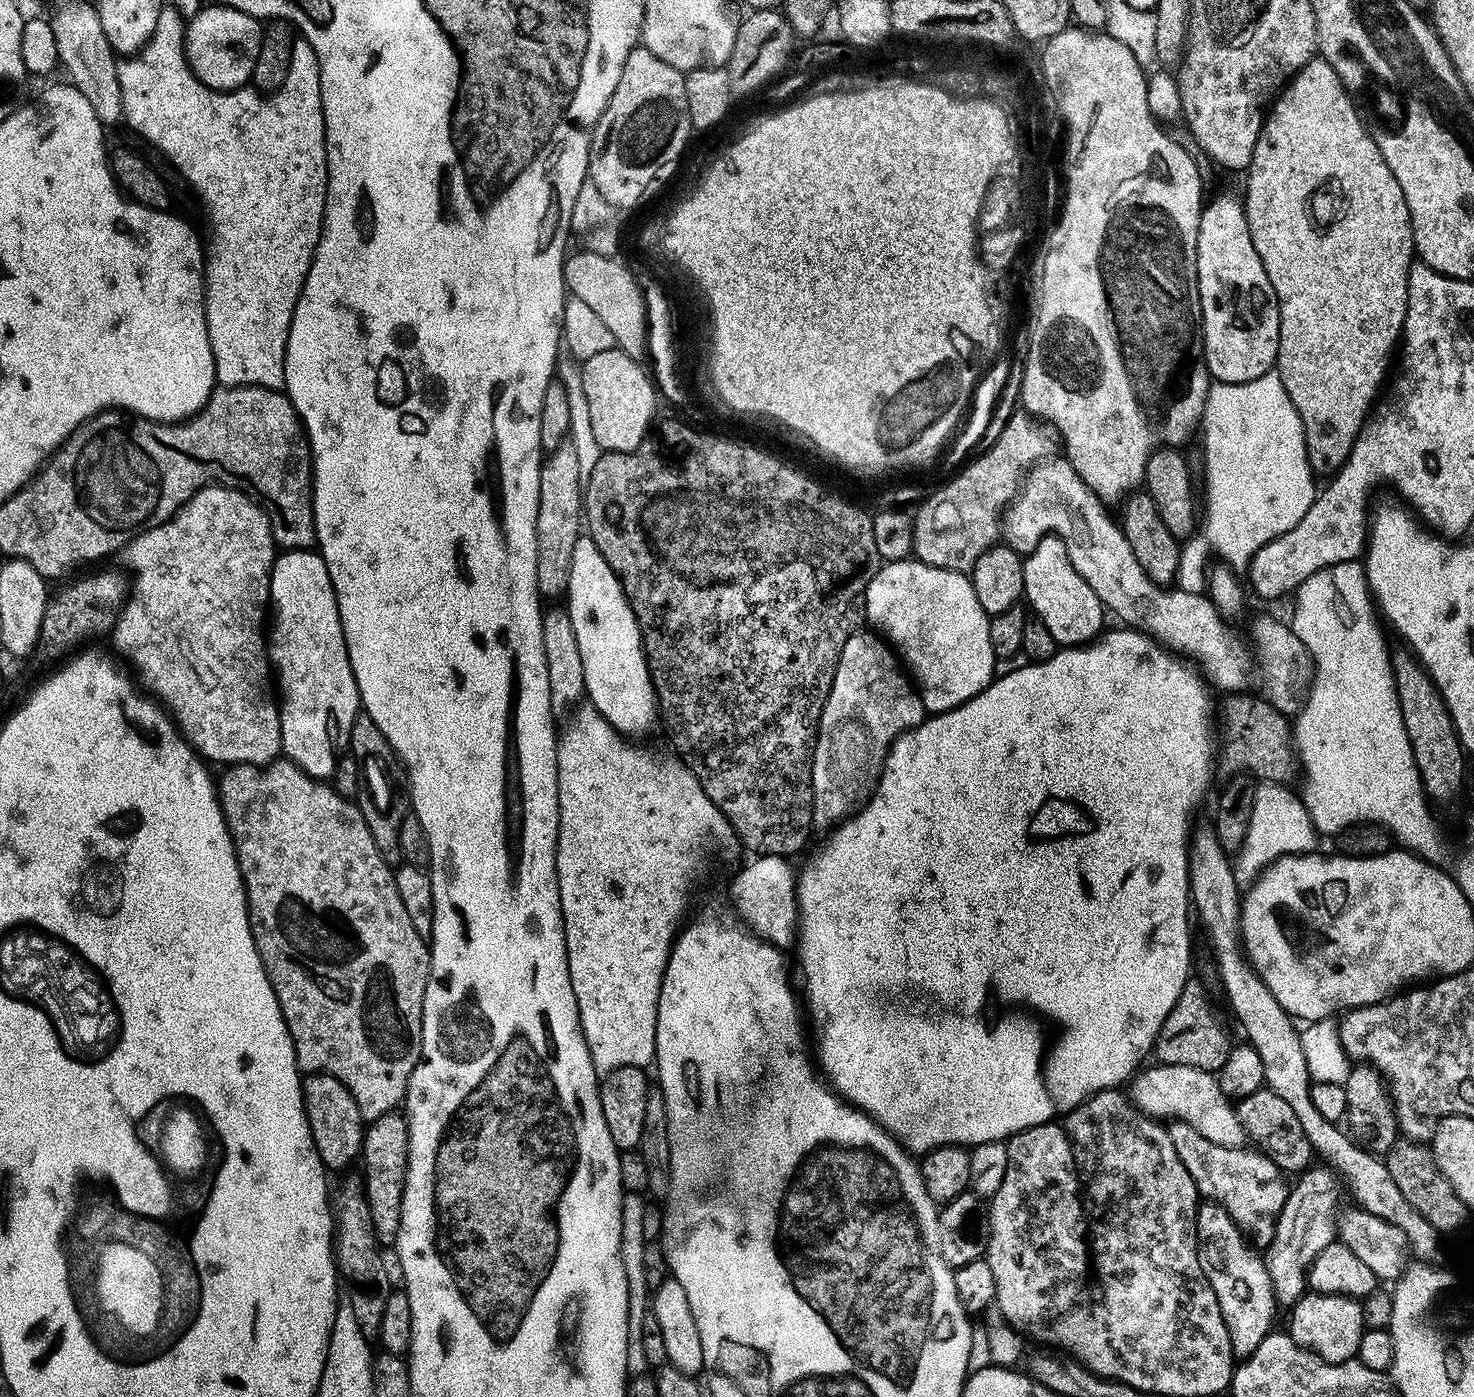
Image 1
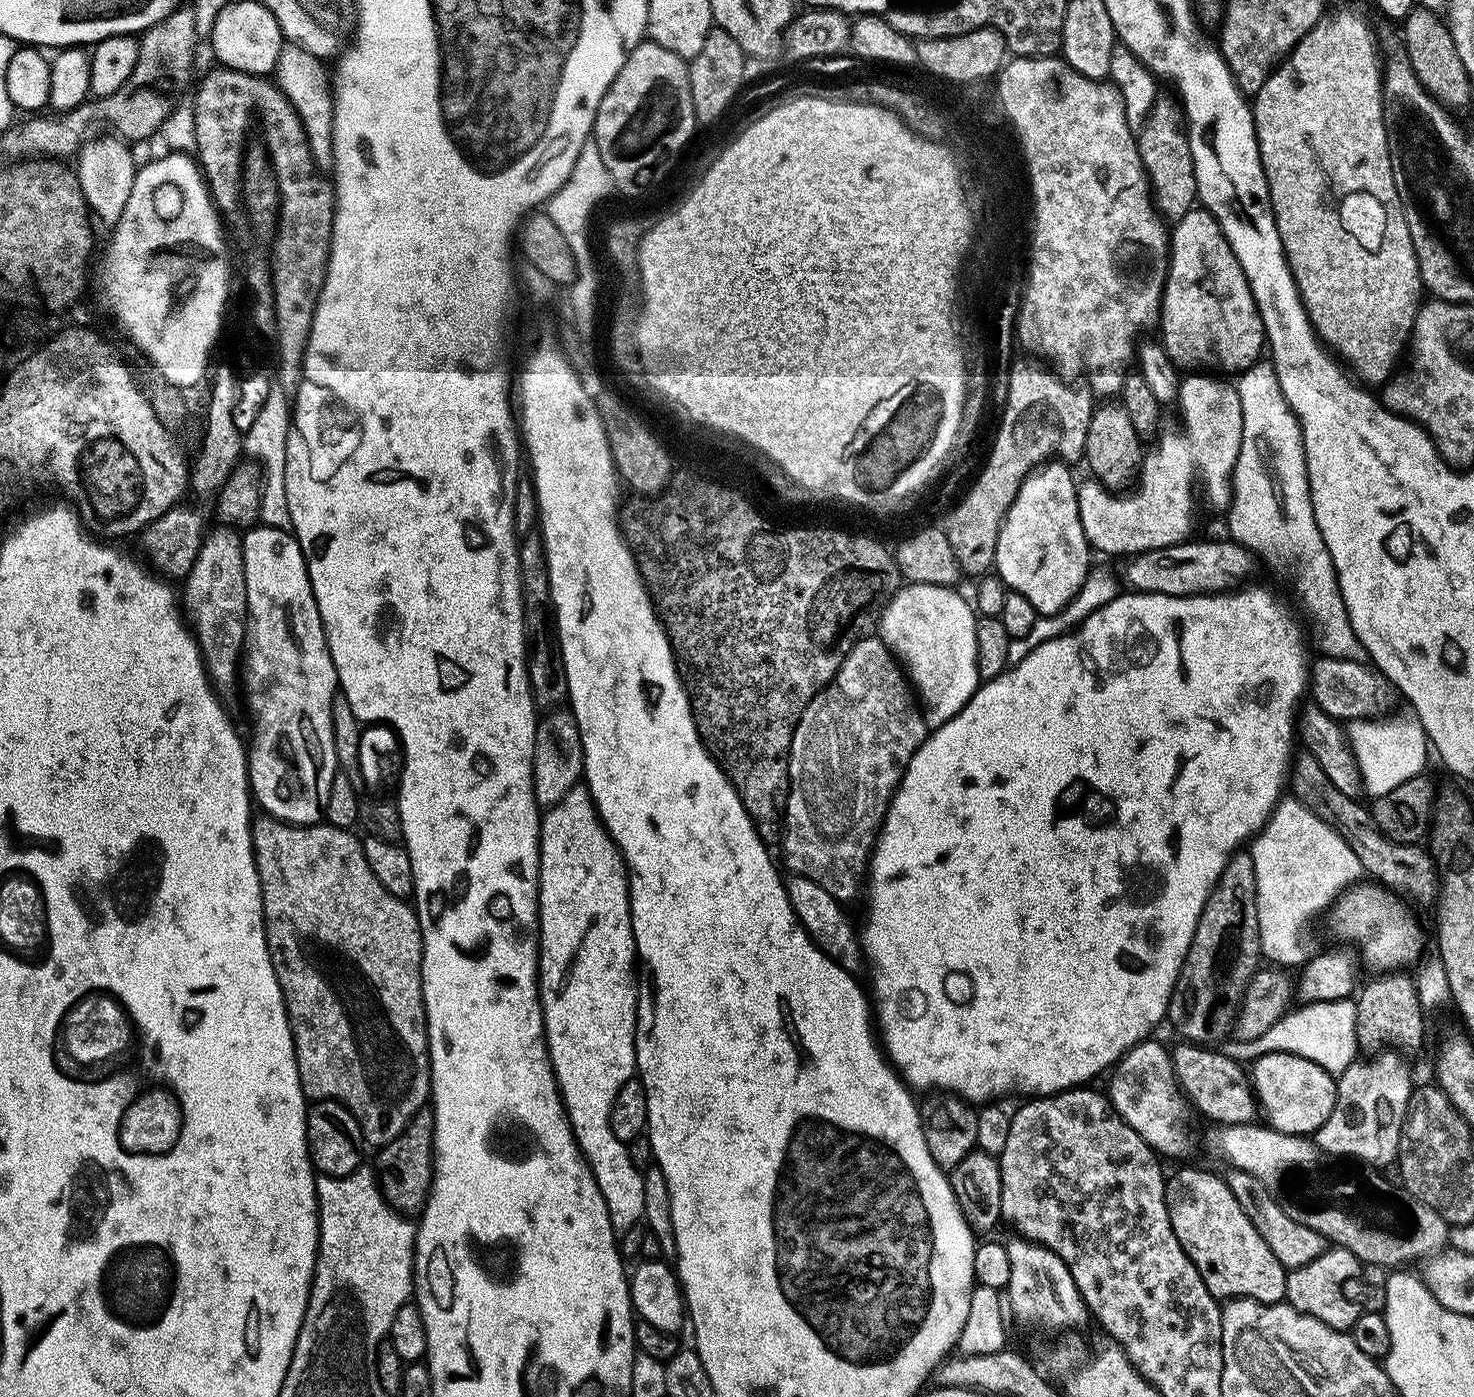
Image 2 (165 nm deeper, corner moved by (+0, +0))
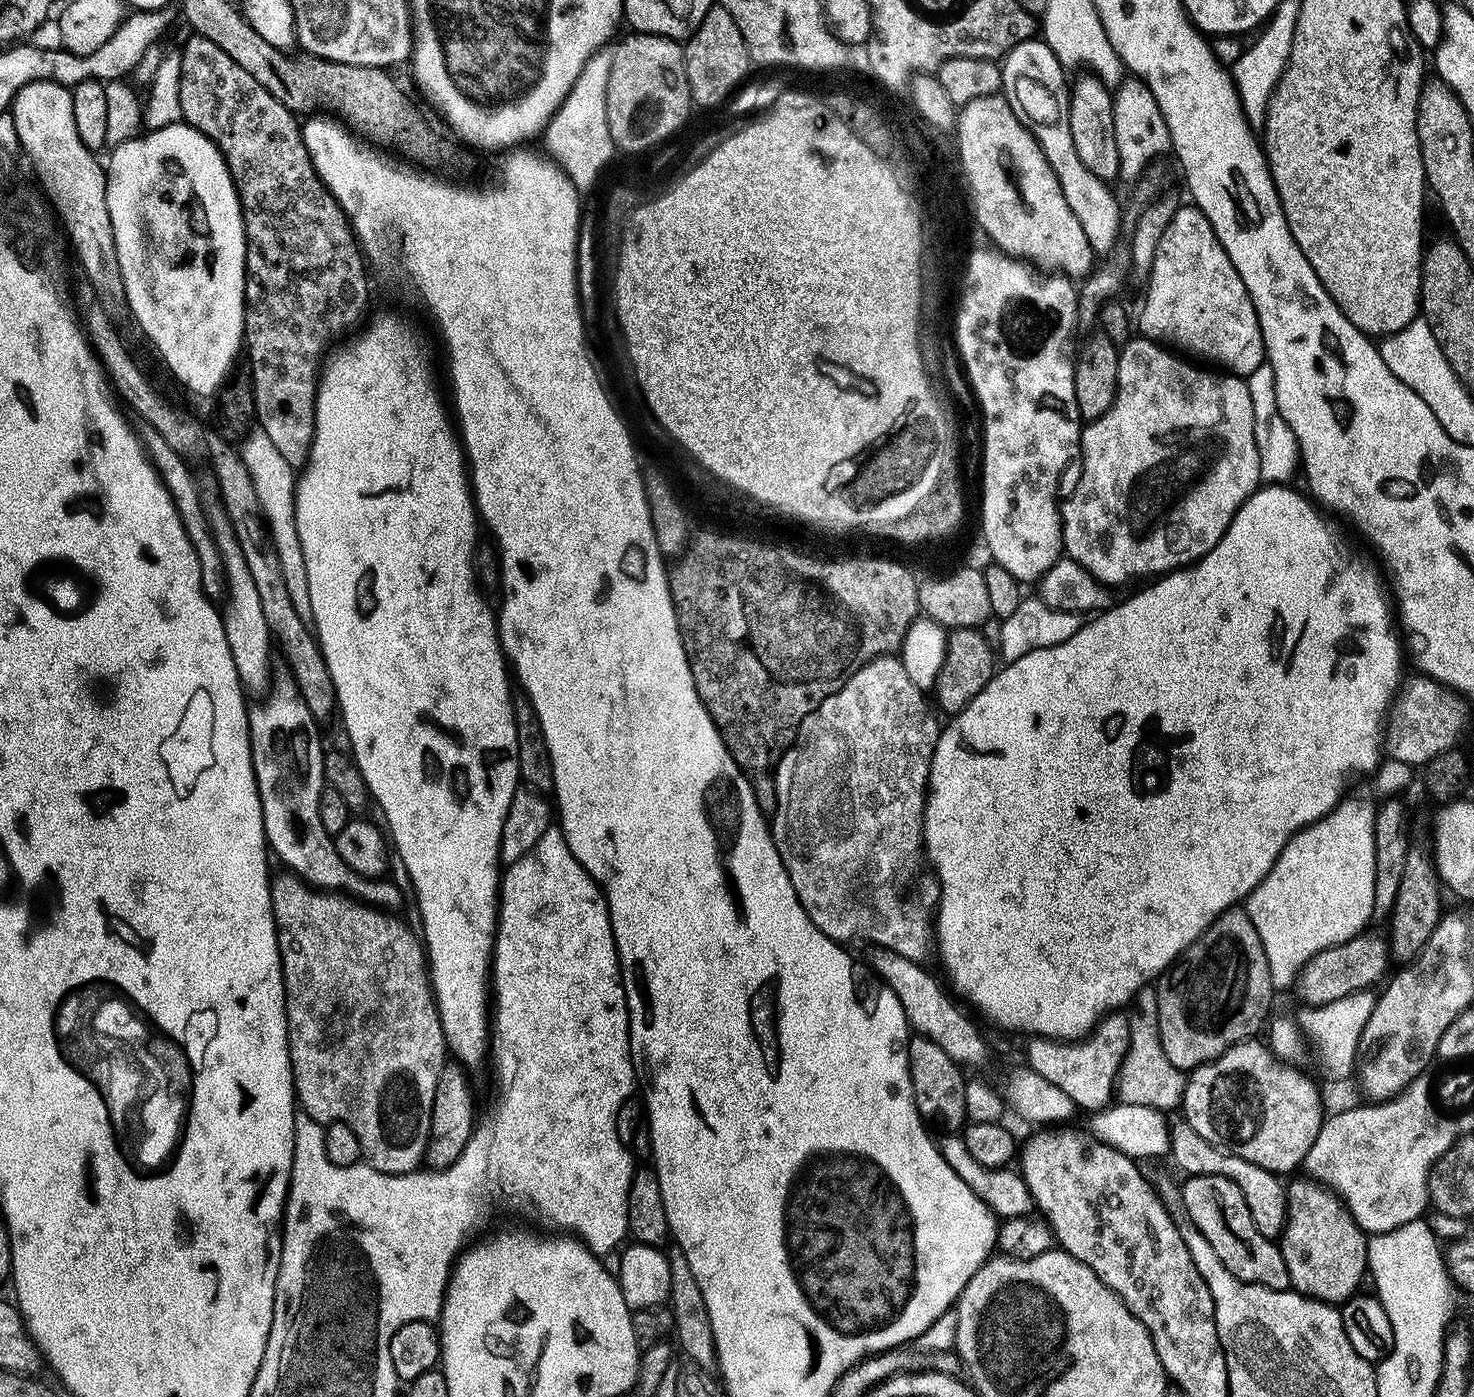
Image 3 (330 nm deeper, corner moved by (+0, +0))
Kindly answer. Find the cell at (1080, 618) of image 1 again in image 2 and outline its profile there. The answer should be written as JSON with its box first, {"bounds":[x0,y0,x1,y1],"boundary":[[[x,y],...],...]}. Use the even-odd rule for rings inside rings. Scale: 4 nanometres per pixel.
{"bounds":[995,460,1090,617],"boundary":[[[1054,460],[1024,480],[1007,512],[996,543],[995,575],[1004,581],[1005,588],[1026,598],[1041,617],[1056,615],[1067,607],[1079,594],[1090,571],[1090,545],[1082,530],[1080,507],[1076,501],[1078,480],[1075,480],[1069,468],[1065,461]]]}

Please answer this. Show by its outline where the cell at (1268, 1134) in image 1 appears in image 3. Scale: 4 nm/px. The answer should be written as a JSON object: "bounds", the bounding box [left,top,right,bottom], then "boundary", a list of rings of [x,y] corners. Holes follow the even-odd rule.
{"bounds":[1118,1012,1185,1109],"boundary":[[[1140,1012],[1136,1017],[1131,1017],[1130,1031],[1132,1038],[1128,1043],[1128,1053],[1124,1057],[1124,1065],[1120,1068],[1118,1081],[1118,1096],[1125,1104],[1146,1106],[1147,1108],[1179,1109],[1184,1103],[1185,1073],[1166,1058],[1160,1045],[1160,1030],[1155,1015]]]}

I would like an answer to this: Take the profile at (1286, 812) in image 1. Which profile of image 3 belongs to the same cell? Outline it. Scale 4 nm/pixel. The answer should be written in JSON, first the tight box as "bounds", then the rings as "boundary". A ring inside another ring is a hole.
{"bounds":[1247,799,1376,990],"boundary":[[[1341,799],[1328,815],[1300,829],[1285,845],[1262,883],[1247,897],[1248,916],[1253,920],[1265,948],[1276,990],[1291,989],[1308,960],[1322,950],[1361,935],[1372,920],[1375,898],[1376,813],[1374,804],[1370,801],[1348,799]]]}

